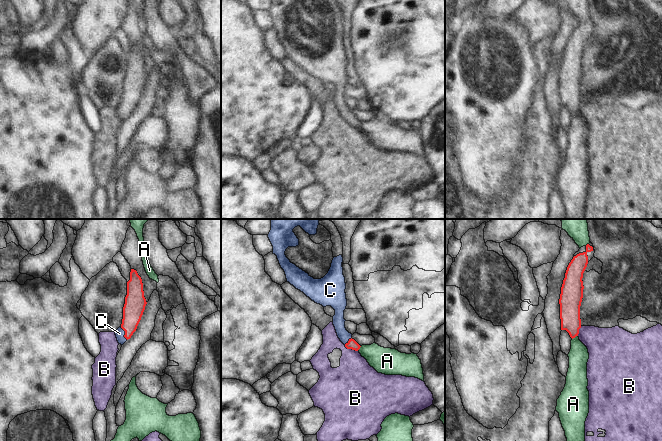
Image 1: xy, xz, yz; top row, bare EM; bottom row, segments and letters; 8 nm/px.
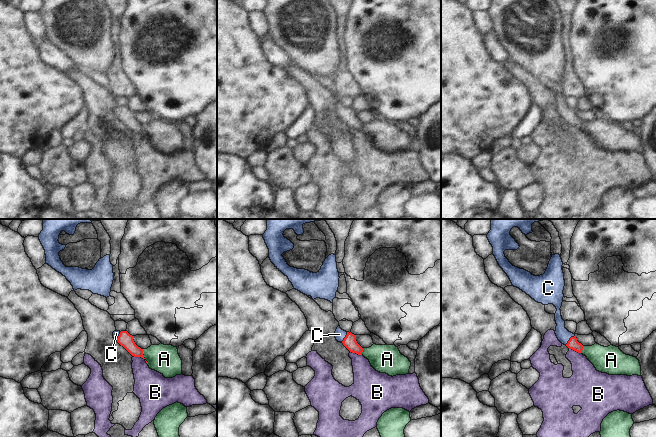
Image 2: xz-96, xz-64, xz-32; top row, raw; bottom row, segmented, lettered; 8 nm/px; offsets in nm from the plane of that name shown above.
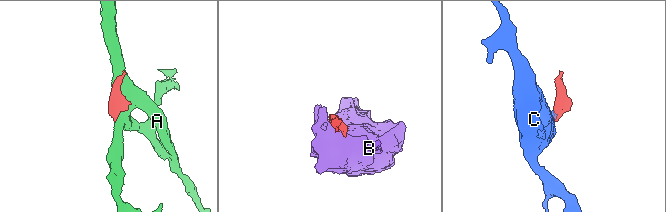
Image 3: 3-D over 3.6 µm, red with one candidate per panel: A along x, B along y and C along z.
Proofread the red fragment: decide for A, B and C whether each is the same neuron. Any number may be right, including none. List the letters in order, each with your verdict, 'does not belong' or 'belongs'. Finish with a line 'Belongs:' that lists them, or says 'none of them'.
A: does not belong
B: does not belong
C: belongs
Belongs: C

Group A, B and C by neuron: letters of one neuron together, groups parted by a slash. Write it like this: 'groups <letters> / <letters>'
groups A / B / C

